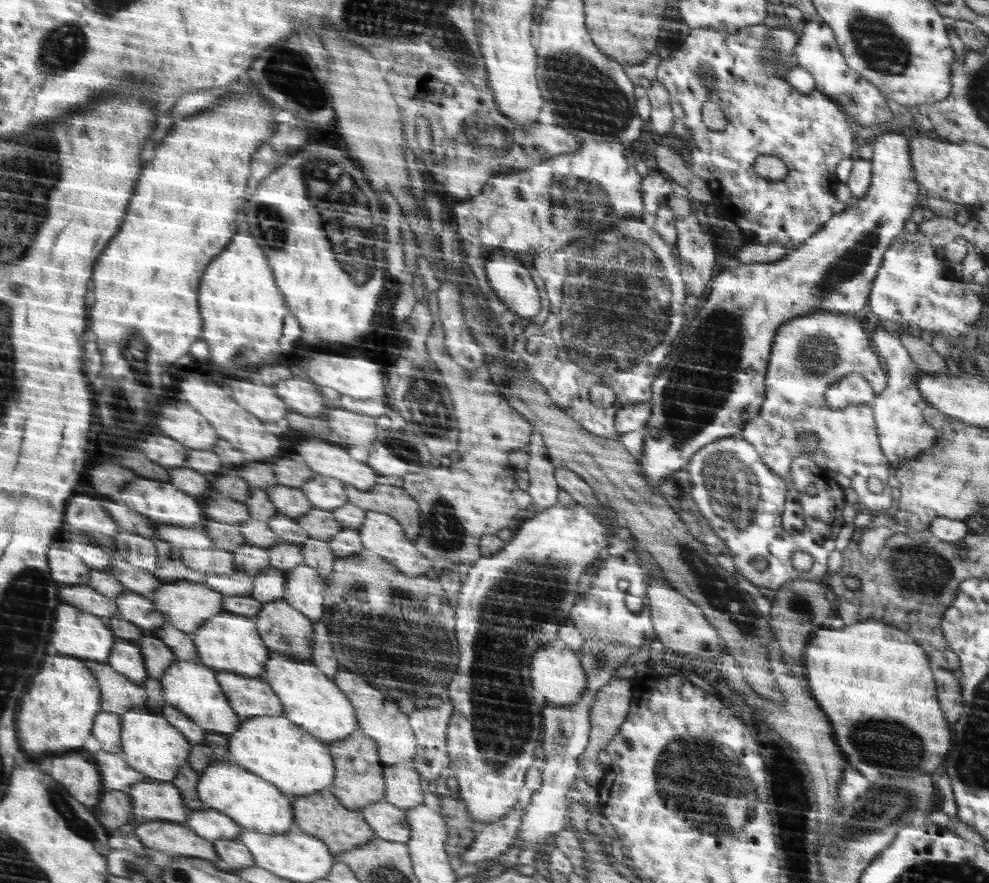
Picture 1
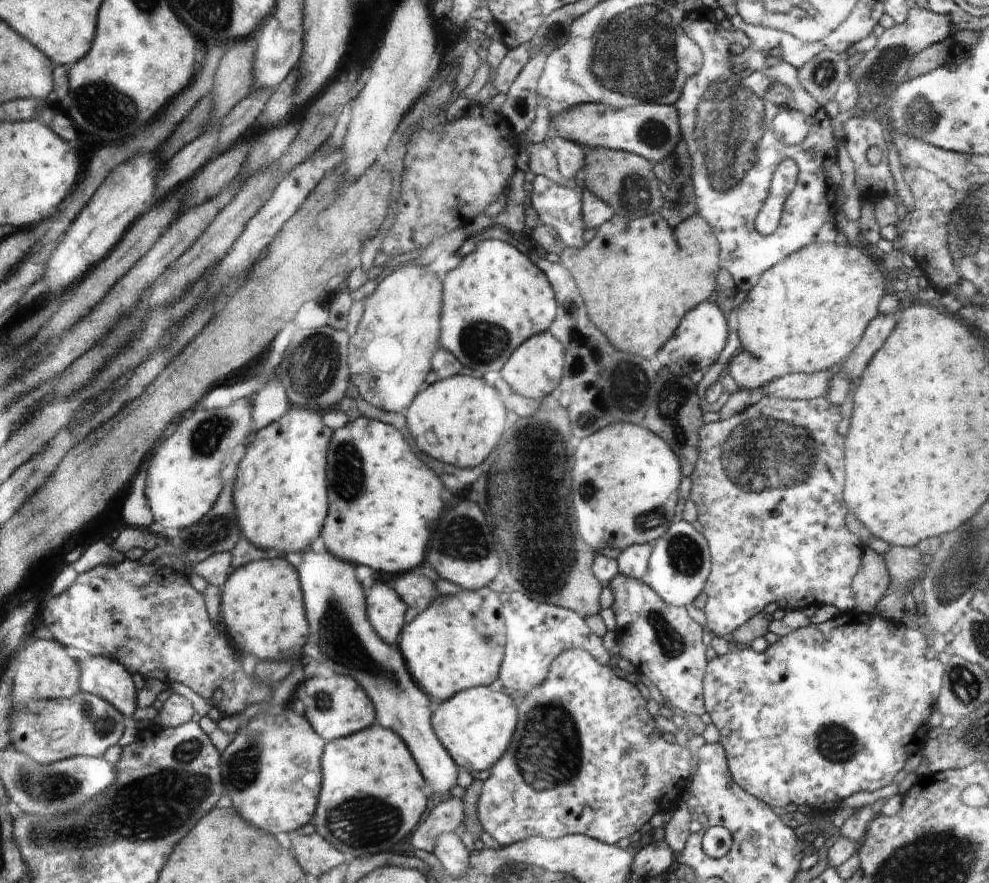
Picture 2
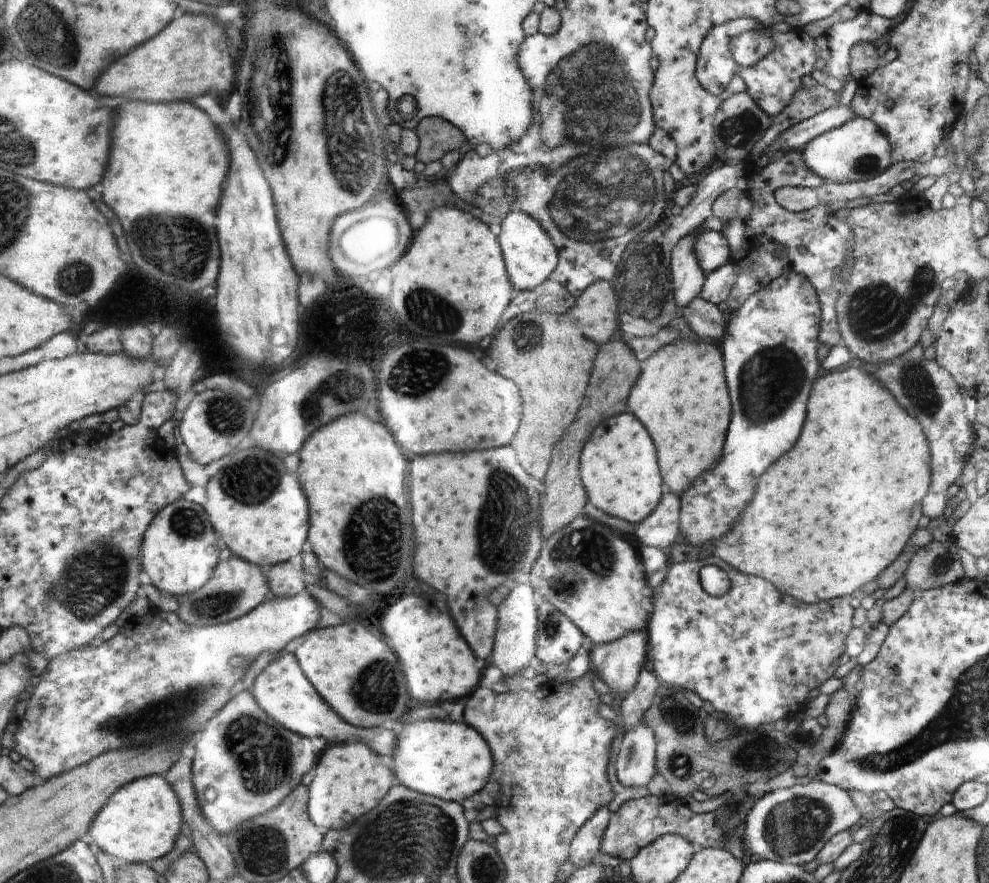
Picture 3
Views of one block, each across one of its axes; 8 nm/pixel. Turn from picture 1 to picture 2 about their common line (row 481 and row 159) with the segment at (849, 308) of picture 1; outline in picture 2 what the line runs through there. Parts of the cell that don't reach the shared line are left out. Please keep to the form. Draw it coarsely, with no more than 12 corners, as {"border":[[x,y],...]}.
{"border":[[675,106],[564,110],[553,135],[658,163],[680,140]]}

